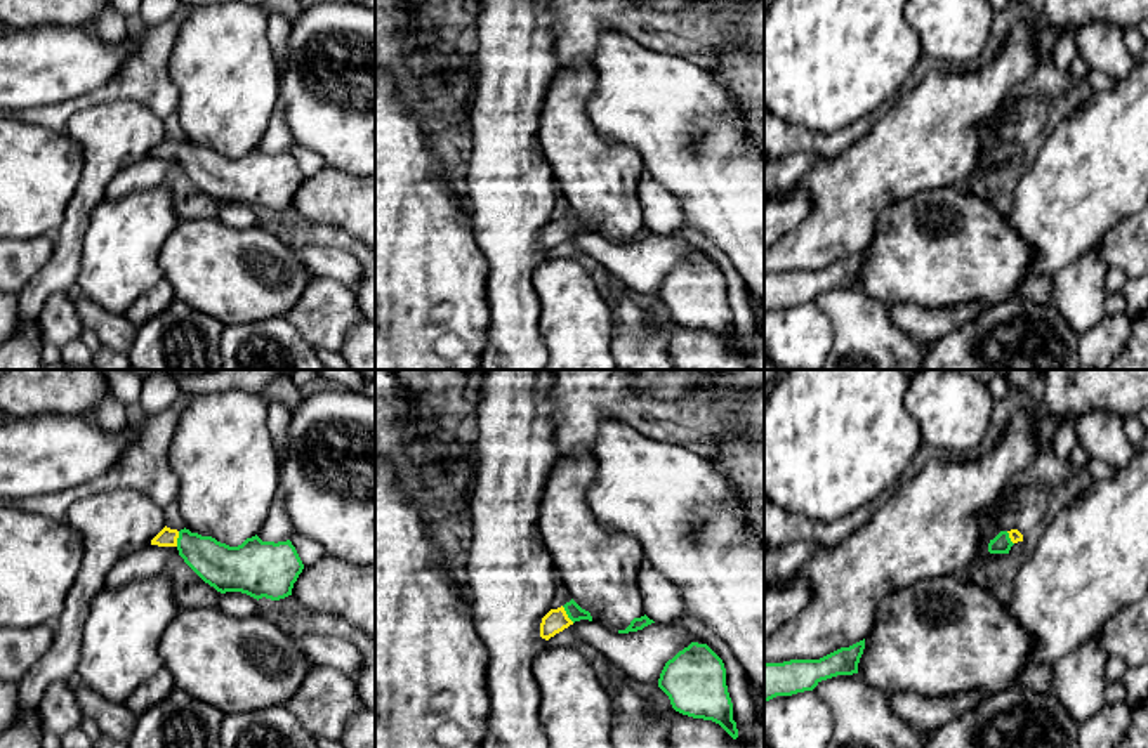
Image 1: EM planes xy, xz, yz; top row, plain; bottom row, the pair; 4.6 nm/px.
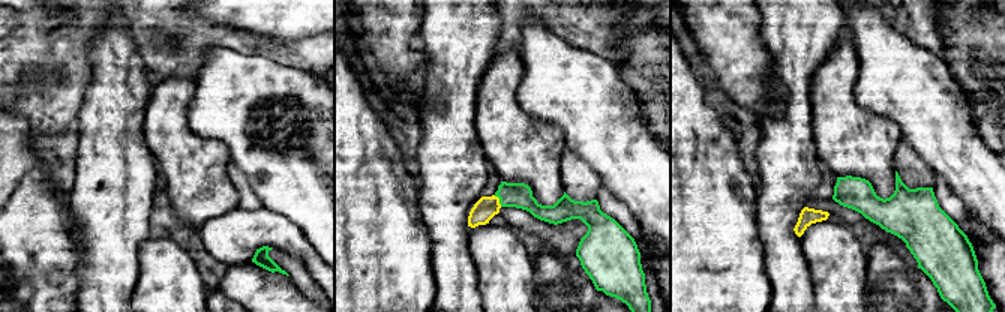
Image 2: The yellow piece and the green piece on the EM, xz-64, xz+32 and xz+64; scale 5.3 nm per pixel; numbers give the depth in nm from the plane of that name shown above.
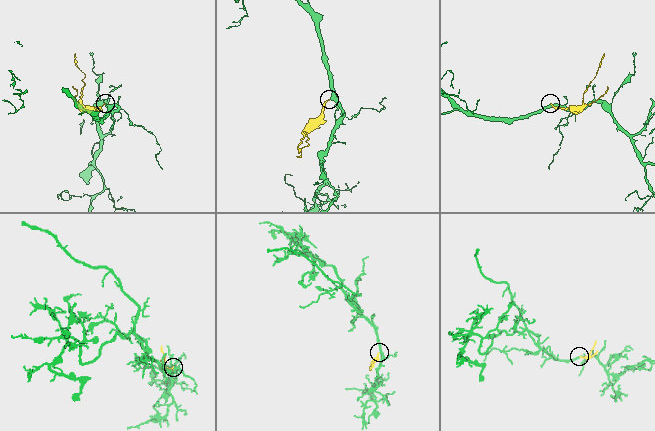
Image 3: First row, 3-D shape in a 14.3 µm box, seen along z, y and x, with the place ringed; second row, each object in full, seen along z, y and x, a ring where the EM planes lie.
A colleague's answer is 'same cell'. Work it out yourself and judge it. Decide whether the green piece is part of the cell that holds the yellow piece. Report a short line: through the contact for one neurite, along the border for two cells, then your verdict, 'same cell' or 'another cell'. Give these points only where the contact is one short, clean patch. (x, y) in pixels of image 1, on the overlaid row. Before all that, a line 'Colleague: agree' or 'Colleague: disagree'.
Colleague: agree
line xz (556, 620), (567, 615), (575, 613); same cell

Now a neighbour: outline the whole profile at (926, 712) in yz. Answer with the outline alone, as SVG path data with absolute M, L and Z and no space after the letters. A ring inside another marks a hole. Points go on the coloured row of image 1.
M966 691L945 696L922 696L900 692L889 698L891 712L903 722L919 729L936 729L978 706L988 694Z

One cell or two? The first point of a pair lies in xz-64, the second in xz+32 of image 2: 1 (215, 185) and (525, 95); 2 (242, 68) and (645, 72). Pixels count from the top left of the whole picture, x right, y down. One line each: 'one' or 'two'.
1: two
2: two

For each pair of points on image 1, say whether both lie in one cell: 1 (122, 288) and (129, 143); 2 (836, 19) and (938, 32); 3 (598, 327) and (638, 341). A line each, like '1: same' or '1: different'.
1: different
2: different
3: different

